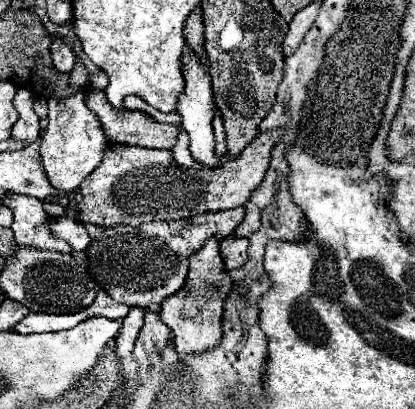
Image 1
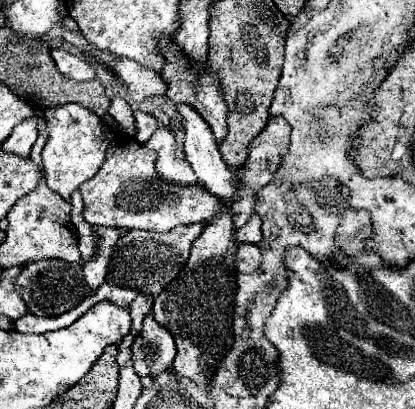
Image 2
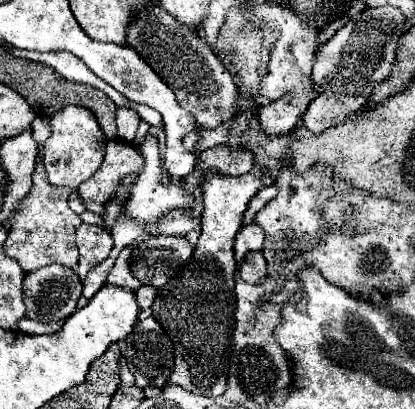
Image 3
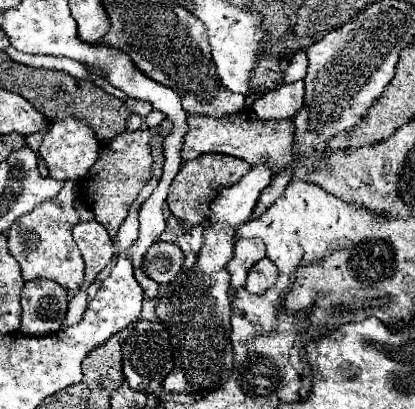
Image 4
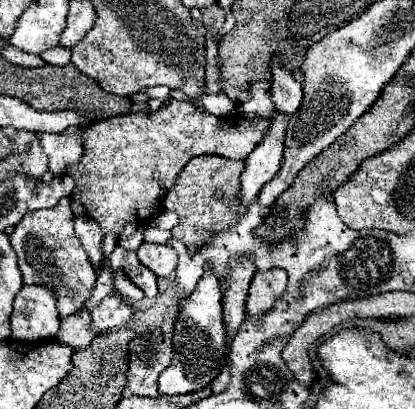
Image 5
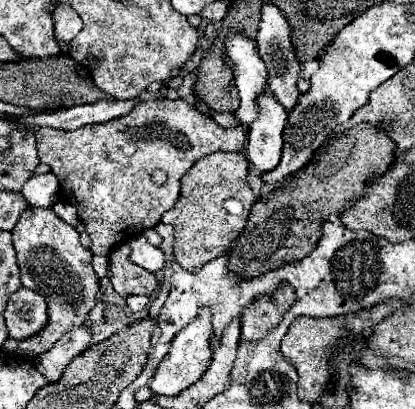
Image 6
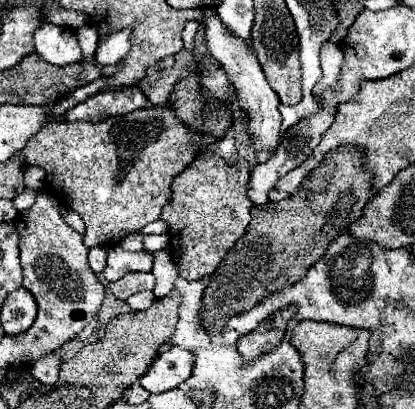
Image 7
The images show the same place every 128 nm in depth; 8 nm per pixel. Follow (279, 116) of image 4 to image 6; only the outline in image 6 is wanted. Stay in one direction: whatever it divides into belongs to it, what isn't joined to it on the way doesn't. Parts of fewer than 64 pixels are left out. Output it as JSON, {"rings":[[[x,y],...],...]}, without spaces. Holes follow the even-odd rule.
{"rings":[[[272,4],[262,6],[262,20],[260,20],[260,30],[258,30],[258,54],[268,68],[268,88],[286,110],[292,110],[300,96],[300,90],[296,88],[296,80],[300,78],[300,62],[294,56],[288,22],[280,14],[280,10]]]}

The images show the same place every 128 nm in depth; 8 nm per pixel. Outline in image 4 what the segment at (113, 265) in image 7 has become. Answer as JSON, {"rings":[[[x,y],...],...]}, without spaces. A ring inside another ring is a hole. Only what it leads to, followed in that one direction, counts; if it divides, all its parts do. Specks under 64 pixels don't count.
{"rings":[[[156,240],[146,256],[144,256],[144,264],[142,264],[142,270],[158,284],[170,284],[180,268],[184,264],[184,252],[180,250],[178,244],[172,244],[172,242],[162,242],[162,240]]]}

